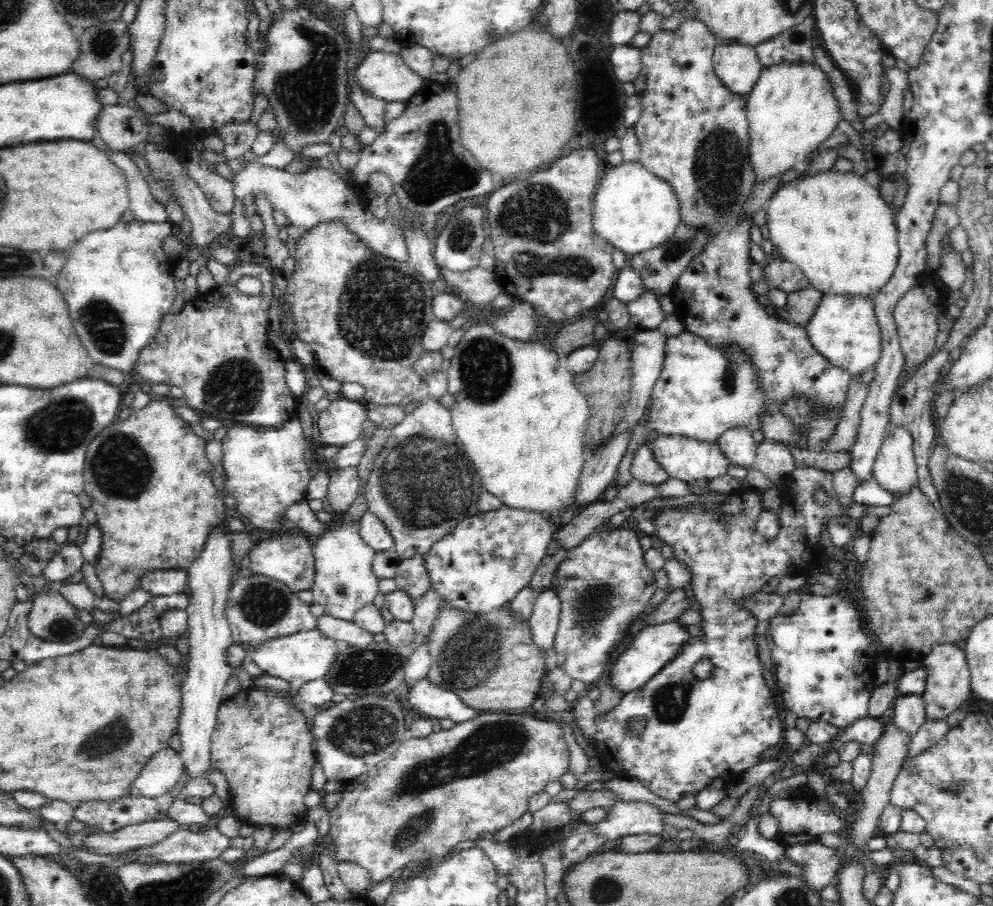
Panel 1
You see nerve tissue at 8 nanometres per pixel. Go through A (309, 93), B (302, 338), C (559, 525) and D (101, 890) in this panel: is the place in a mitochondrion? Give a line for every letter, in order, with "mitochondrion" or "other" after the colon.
A: mitochondrion
B: other
C: other
D: other

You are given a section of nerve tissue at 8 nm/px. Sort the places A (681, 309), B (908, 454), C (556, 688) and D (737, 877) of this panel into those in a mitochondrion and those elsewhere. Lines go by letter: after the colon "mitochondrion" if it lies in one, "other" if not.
A: other
B: other
C: other
D: other

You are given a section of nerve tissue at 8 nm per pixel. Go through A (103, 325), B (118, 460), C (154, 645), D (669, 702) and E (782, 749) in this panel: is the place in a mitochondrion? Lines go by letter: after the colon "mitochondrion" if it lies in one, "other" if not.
A: mitochondrion
B: mitochondrion
C: other
D: mitochondrion
E: other

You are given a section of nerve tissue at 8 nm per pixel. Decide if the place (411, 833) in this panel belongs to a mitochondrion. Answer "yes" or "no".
yes

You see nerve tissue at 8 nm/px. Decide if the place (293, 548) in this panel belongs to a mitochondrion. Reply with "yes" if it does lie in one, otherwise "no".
no

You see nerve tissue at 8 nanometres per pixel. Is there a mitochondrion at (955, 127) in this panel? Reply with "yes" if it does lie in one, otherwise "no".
no

